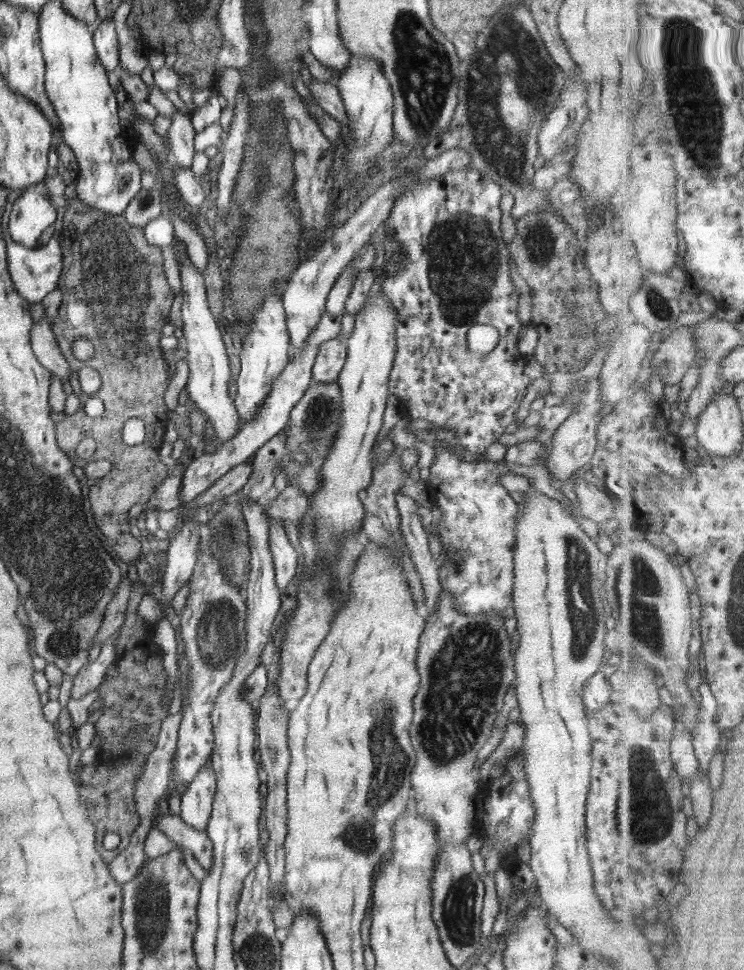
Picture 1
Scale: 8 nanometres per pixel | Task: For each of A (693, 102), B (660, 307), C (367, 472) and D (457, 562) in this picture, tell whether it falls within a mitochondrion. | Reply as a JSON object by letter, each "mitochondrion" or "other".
{"A":"mitochondrion","B":"mitochondrion","C":"other","D":"mitochondrion"}

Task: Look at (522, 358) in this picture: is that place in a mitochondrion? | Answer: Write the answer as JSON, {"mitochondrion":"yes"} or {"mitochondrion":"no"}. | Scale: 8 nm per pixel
{"mitochondrion":"no"}

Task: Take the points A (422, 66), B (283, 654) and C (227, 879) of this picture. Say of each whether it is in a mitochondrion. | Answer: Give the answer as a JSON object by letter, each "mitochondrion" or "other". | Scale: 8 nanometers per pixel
{"A":"mitochondrion","B":"other","C":"other"}

